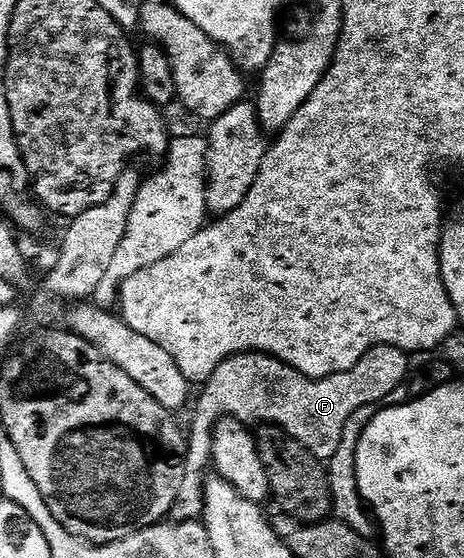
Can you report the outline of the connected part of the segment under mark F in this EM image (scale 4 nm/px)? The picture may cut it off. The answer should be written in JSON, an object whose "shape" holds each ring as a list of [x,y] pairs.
{"shape":[[[375,346],[367,350],[367,354],[351,366],[351,370],[331,374],[322,380],[309,380],[299,374],[299,370],[261,352],[240,352],[224,360],[200,389],[202,392],[197,400],[197,413],[193,416],[193,429],[187,432],[185,473],[173,504],[172,519],[195,520],[205,509],[204,486],[213,458],[213,427],[218,420],[228,418],[240,420],[246,426],[262,424],[279,427],[316,460],[327,462],[339,450],[343,430],[347,422],[358,415],[356,412],[380,405],[385,402],[380,400],[387,399],[400,384],[402,387],[406,383],[411,372],[409,360],[410,353],[395,346]]]}

